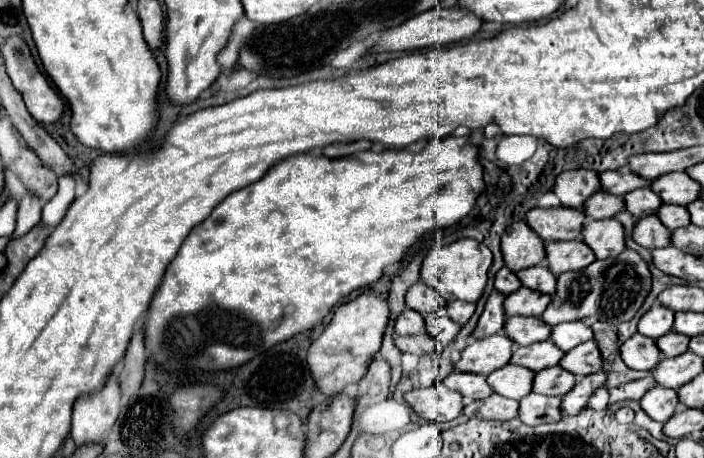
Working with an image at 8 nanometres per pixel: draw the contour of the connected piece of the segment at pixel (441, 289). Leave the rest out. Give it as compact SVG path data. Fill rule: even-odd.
M457 239L451 245L435 245L429 255L423 259L421 263L421 279L431 285L445 301L469 301L475 303L481 293L483 287L487 283L487 271L491 267L493 255L485 245L479 245L479 241L475 239Z

